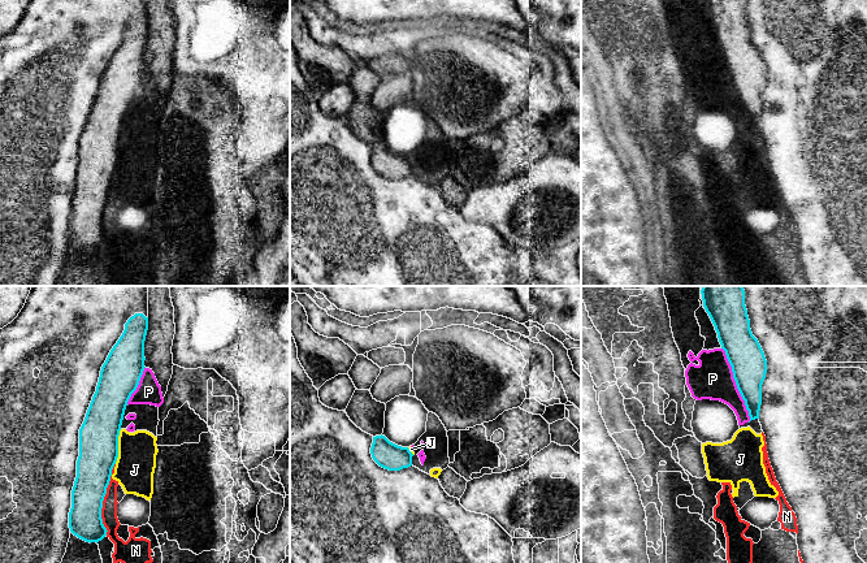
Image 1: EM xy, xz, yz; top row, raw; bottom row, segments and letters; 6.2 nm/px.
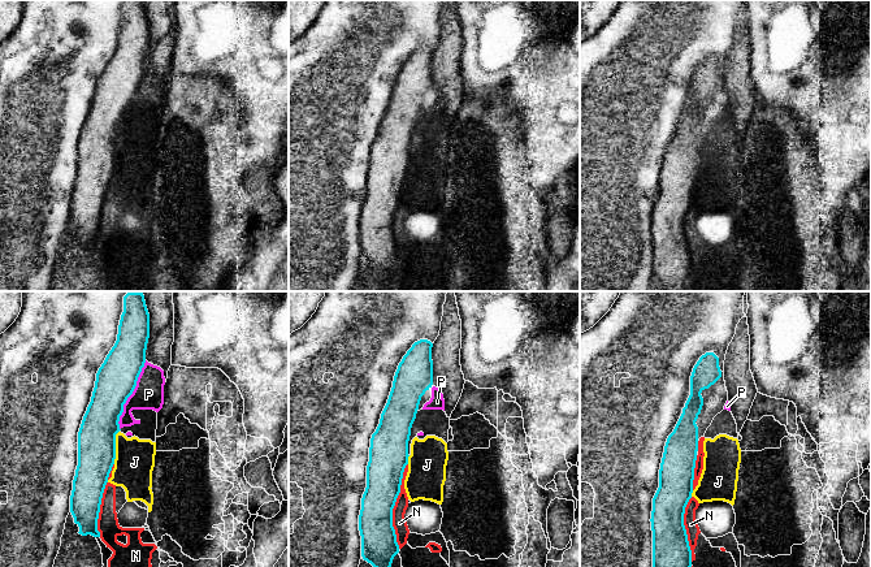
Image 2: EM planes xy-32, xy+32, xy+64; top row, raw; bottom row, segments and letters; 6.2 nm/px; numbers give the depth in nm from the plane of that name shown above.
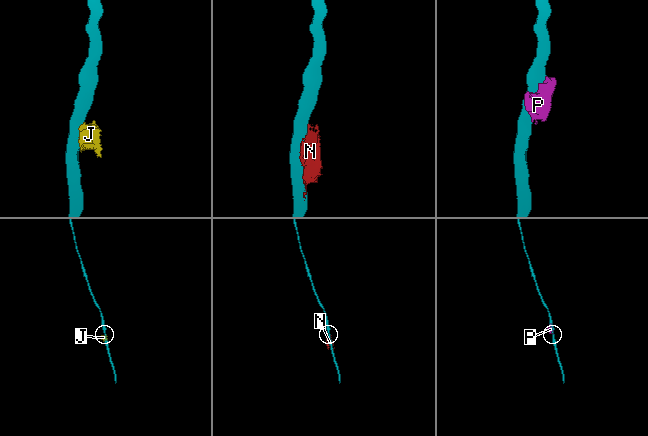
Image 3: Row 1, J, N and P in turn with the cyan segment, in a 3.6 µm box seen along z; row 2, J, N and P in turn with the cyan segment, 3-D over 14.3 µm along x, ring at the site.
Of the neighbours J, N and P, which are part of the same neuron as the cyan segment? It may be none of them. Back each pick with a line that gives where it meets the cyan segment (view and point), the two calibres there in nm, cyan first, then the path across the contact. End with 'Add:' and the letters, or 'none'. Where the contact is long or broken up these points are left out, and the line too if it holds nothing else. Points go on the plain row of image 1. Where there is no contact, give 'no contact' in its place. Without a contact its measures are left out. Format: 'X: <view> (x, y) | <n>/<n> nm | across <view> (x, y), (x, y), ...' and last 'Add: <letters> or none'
Add: none

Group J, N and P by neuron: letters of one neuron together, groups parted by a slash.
J N P

